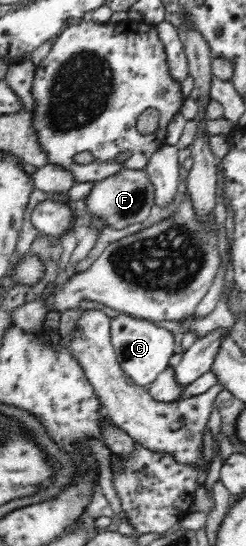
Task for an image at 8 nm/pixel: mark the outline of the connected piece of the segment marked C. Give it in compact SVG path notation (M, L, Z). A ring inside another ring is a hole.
M119 315L110 321L111 345L115 351L117 363L135 384L146 387L166 369L170 358L175 354L173 334L165 328L159 328L147 319L131 315Z

